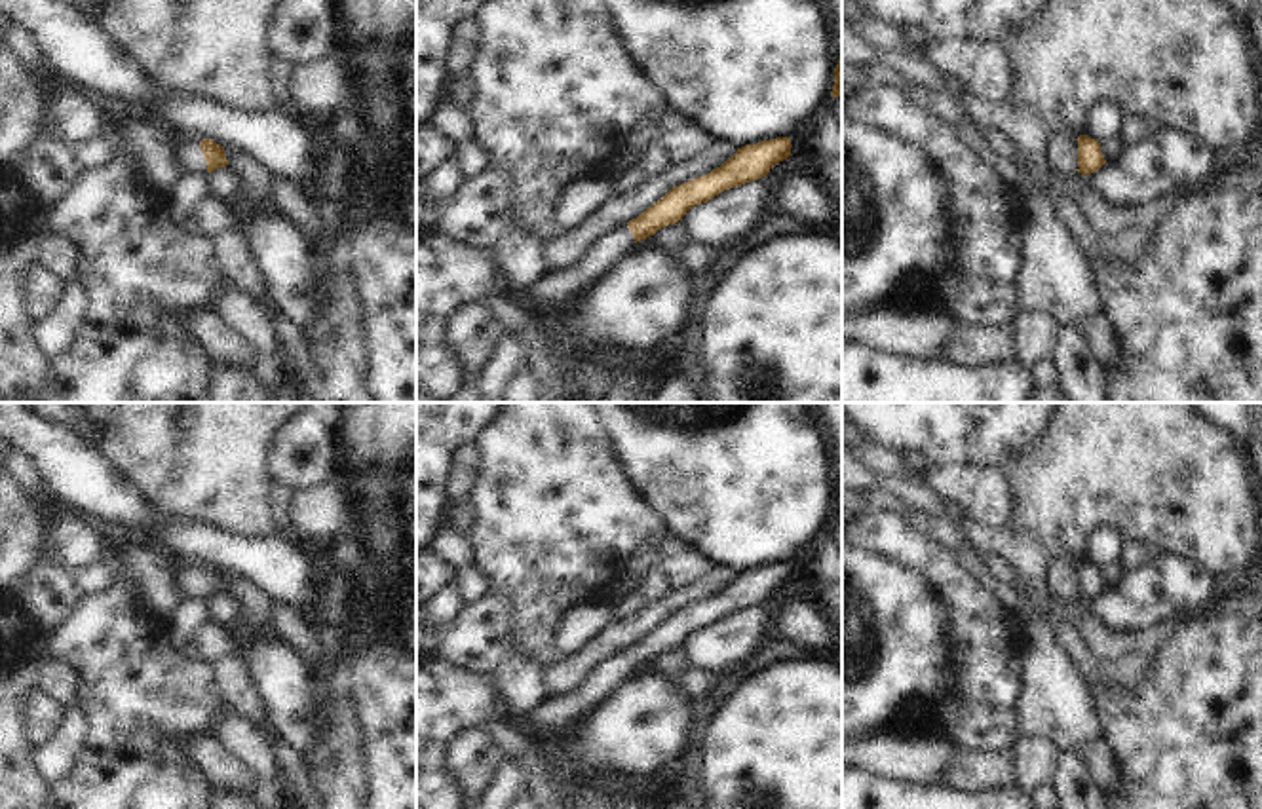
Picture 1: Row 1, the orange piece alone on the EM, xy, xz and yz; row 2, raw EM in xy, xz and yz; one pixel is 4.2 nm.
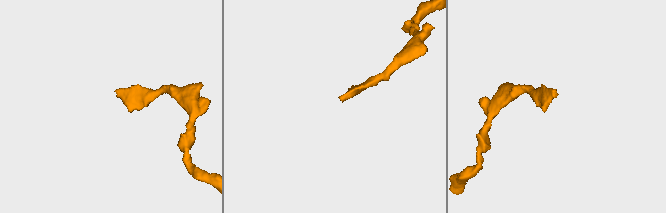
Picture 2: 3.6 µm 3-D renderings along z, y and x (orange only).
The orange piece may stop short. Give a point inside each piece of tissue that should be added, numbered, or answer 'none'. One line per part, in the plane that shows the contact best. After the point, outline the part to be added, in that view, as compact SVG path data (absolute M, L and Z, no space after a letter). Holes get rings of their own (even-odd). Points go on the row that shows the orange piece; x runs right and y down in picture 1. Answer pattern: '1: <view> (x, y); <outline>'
1: xy (191, 160); M179 142L177 163L182 175L207 173L207 161L203 158L200 142Z

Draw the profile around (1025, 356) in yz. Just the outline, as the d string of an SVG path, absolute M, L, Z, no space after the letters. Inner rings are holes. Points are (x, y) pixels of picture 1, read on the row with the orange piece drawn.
M1028 311L1013 321L1013 344L1017 361L1026 368L1034 368L1045 359L1053 359L1057 351L1059 325L1040 311Z

